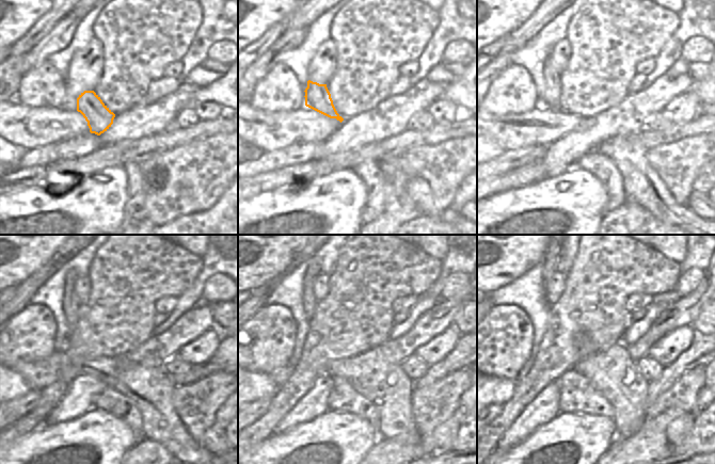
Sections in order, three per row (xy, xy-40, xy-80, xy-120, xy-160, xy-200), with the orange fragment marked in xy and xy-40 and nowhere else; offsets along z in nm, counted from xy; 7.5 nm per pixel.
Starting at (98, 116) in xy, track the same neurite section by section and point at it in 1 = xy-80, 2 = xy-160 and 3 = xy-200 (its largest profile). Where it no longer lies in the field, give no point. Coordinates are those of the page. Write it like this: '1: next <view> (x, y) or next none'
1: next xy-80 (551, 97)
2: next xy-160 (310, 301)
3: next xy-200 (551, 259)

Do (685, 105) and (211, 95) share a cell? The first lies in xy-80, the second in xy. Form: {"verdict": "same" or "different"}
{"verdict": "different"}

